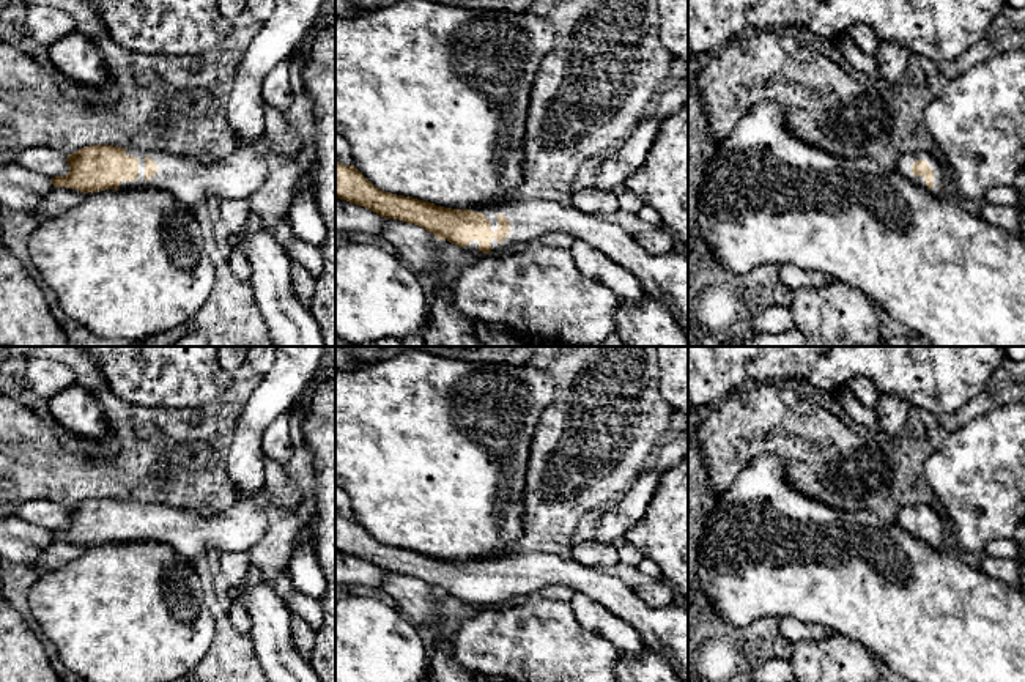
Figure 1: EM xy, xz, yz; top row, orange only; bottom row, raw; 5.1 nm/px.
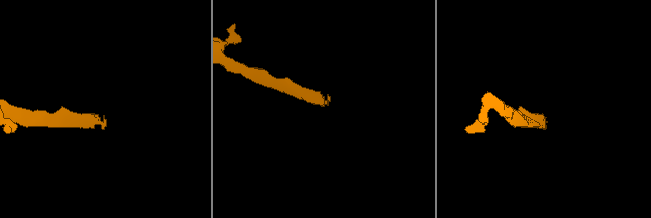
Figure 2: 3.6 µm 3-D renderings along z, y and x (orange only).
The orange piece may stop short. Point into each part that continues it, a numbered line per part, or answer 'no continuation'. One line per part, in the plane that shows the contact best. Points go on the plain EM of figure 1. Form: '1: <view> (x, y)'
1: xz (665, 630)

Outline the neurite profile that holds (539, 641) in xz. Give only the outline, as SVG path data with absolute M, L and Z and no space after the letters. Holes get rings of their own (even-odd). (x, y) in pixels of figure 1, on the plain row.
M531 595L520 606L483 608L453 632L452 652L471 673L510 682L616 682L619 654L601 635L583 628L568 602Z

